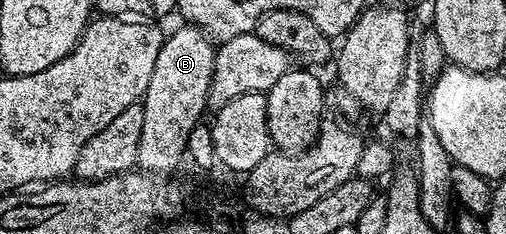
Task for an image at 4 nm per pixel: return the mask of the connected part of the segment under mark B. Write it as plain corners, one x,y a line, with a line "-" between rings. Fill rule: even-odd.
181,25
178,31
169,31
165,43
159,49
159,57
155,61
155,73
151,73
151,81
147,81
145,98
141,103
143,109
143,134
139,137
137,167
150,175
169,177
173,170
180,165
181,159
186,158
185,146
187,137
191,137
191,129
201,122
201,114
209,107
209,90
217,64
217,53
214,40
204,31
192,25

